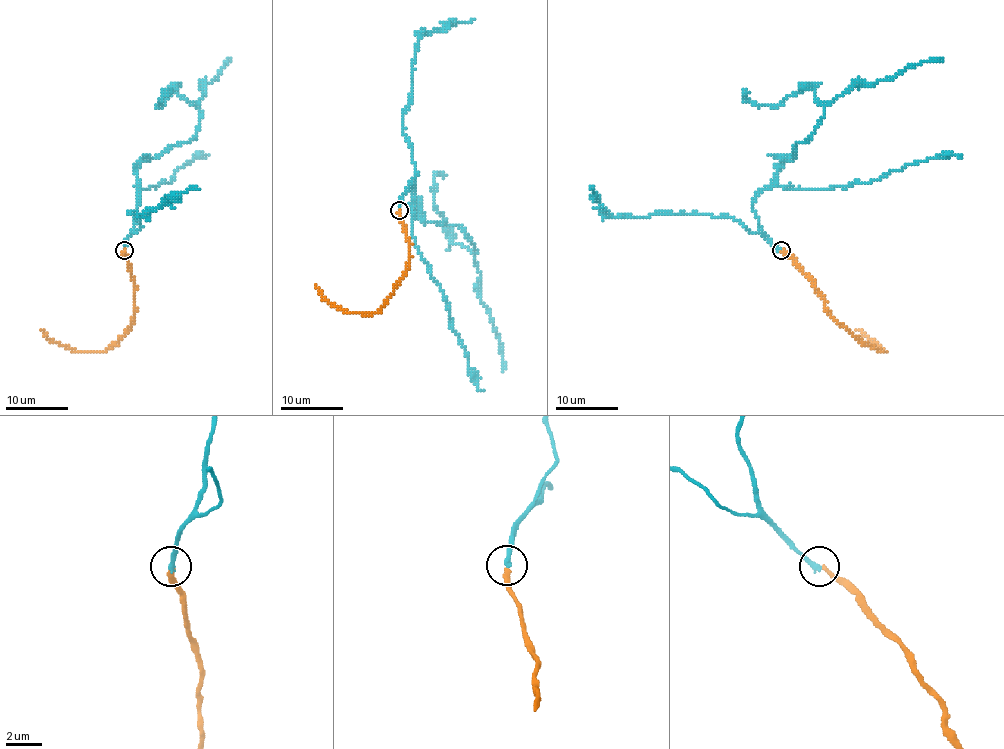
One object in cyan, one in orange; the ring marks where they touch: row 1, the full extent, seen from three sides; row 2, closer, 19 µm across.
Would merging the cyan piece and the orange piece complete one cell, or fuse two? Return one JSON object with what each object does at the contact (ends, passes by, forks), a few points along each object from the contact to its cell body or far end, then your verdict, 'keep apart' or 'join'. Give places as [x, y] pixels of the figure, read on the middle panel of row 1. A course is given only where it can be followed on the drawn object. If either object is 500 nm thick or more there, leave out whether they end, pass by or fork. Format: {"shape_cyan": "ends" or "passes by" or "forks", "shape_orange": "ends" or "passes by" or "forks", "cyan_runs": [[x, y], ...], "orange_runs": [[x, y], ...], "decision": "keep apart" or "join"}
{"shape_cyan": "ends", "shape_orange": "ends", "cyan_runs": [[399, 210], [413, 182], [410, 206], [425, 221], [456, 224], [472, 243], [480, 301], [499, 337], [502, 371]], "orange_runs": [[399, 210], [410, 241], [410, 262], [385, 304], [372, 313], [352, 313], [330, 304], [316, 285]], "decision": "keep apart"}

